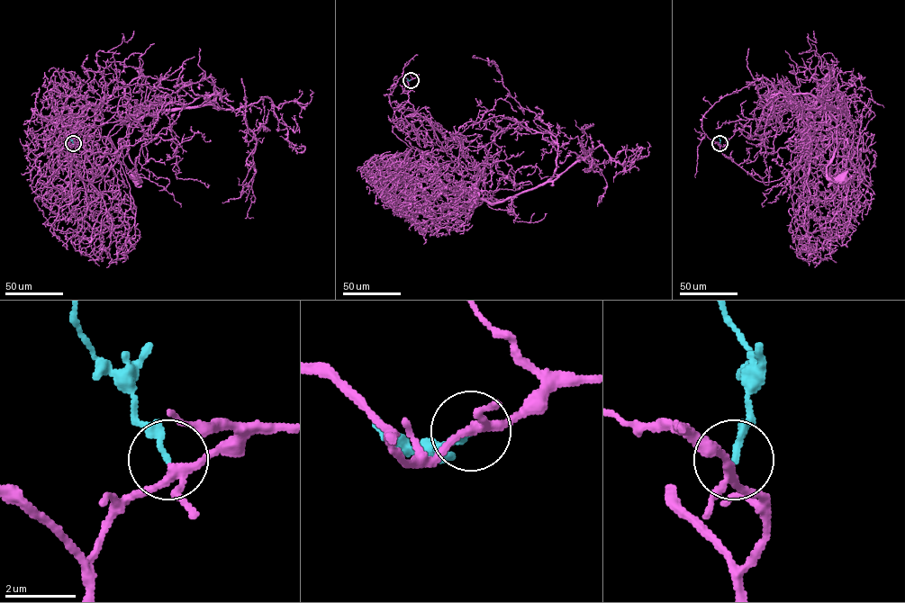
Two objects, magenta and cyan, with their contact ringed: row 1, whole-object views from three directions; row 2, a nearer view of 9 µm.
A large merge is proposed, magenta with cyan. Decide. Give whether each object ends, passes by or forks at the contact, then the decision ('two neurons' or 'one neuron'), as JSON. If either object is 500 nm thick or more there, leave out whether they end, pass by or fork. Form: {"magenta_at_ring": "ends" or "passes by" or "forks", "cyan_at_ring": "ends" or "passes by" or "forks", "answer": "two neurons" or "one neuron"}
{"magenta_at_ring": "forks", "cyan_at_ring": "ends", "answer": "one neuron"}

